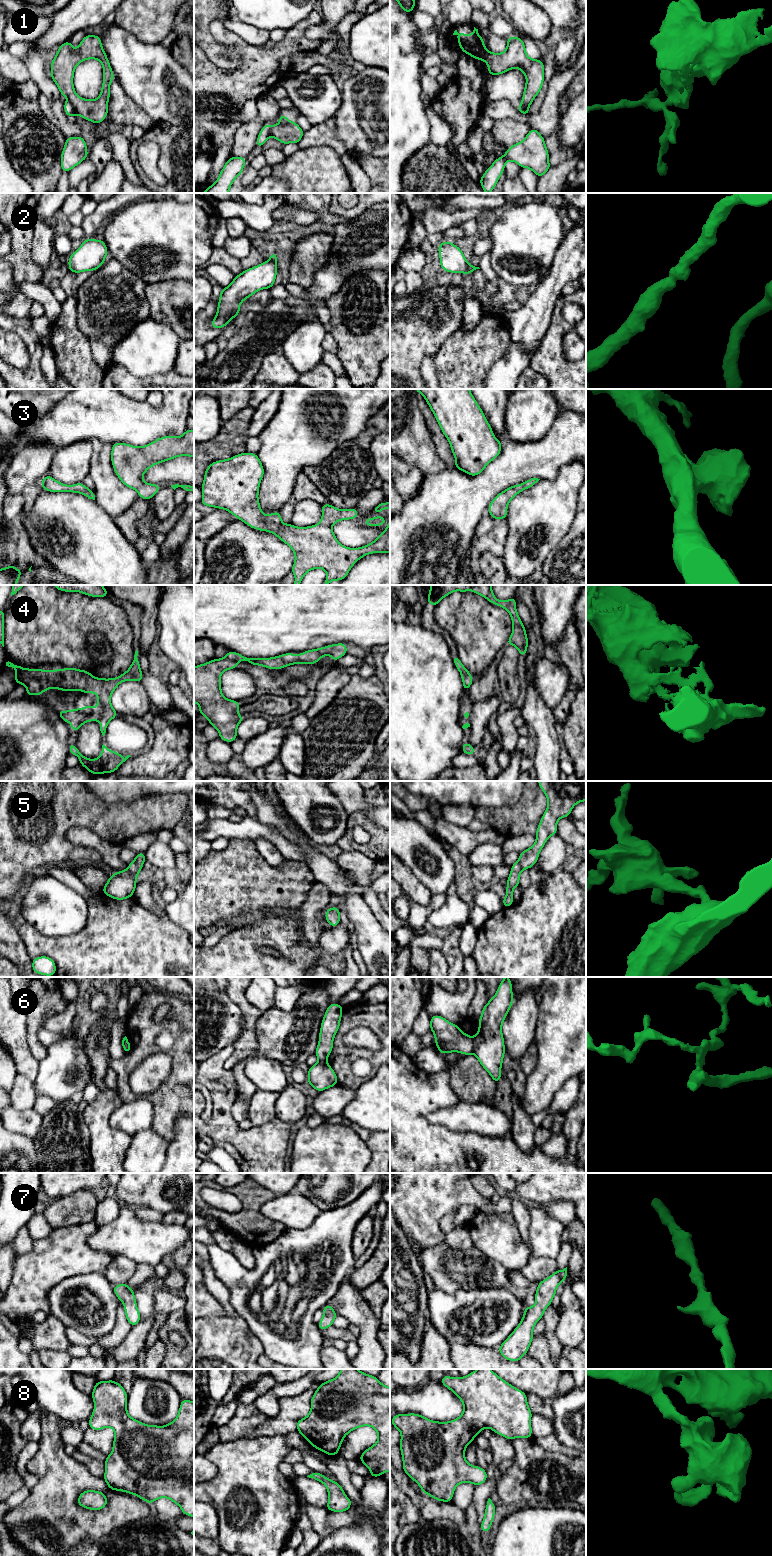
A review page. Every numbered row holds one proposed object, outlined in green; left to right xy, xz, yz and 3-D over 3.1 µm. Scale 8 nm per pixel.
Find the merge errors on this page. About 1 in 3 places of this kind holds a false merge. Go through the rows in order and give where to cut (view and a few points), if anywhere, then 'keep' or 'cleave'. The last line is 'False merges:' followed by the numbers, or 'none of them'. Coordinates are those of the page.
1: cut xy (68, 100), (75, 114); cleave
2: cut none; keep
3: cut none; keep
4: cut none; keep
5: cut none; keep
6: cut yz (472, 1038), (473, 1052); cleave
7: cut none; keep
8: cut none; keep
False merges: 1, 6

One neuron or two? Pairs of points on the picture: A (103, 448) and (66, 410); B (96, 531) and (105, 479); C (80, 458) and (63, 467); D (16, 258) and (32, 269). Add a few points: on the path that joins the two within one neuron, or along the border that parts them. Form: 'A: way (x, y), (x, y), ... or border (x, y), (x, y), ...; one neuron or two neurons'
A: border (90, 440), (97, 439), (111, 445); two neurons
B: border (94, 500), (112, 517); two neurons
C: way (76, 458), (67, 467); one neuron
D: way (20, 261), (28, 269); one neuron

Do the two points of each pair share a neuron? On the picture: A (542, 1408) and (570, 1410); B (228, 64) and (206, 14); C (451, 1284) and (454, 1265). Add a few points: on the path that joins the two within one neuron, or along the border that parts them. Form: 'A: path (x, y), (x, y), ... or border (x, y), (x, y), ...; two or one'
A: border (568, 1392), (554, 1399), (551, 1418); two
B: path (215, 54), (204, 39), (204, 27); one
C: path (451, 1279), (452, 1270); one

